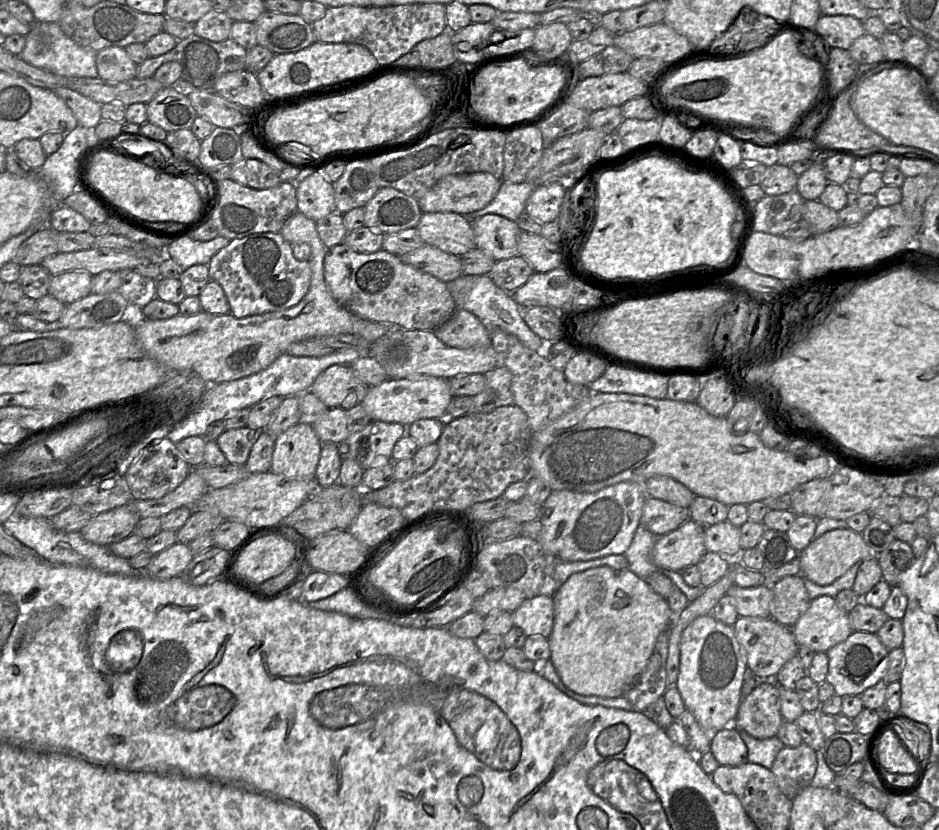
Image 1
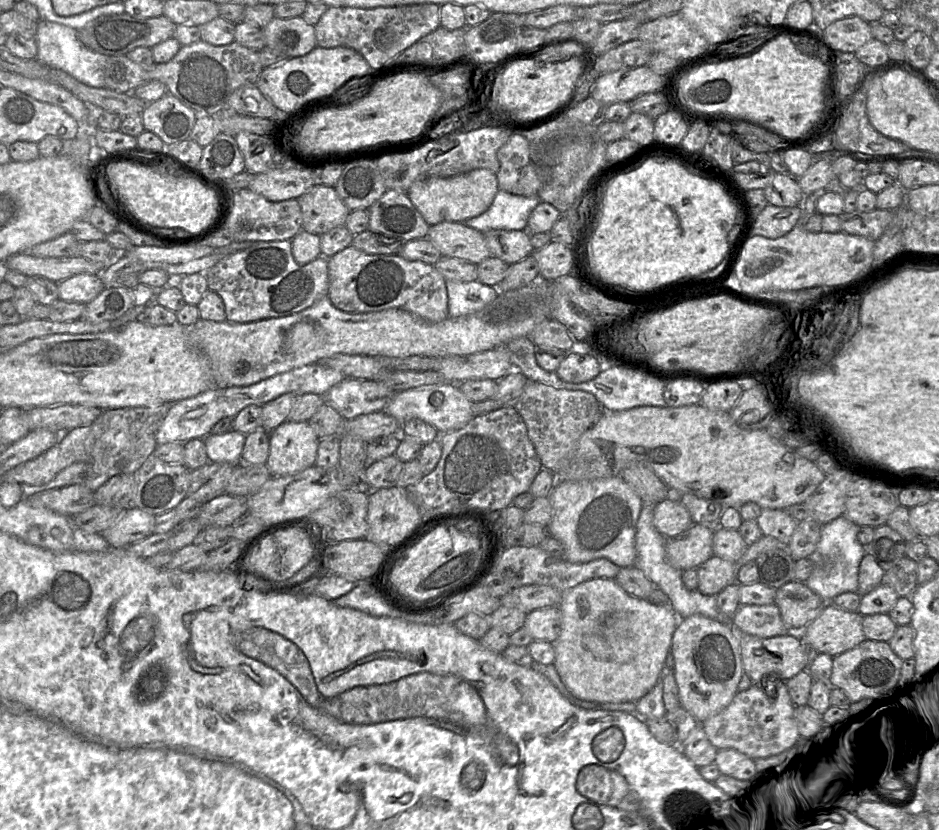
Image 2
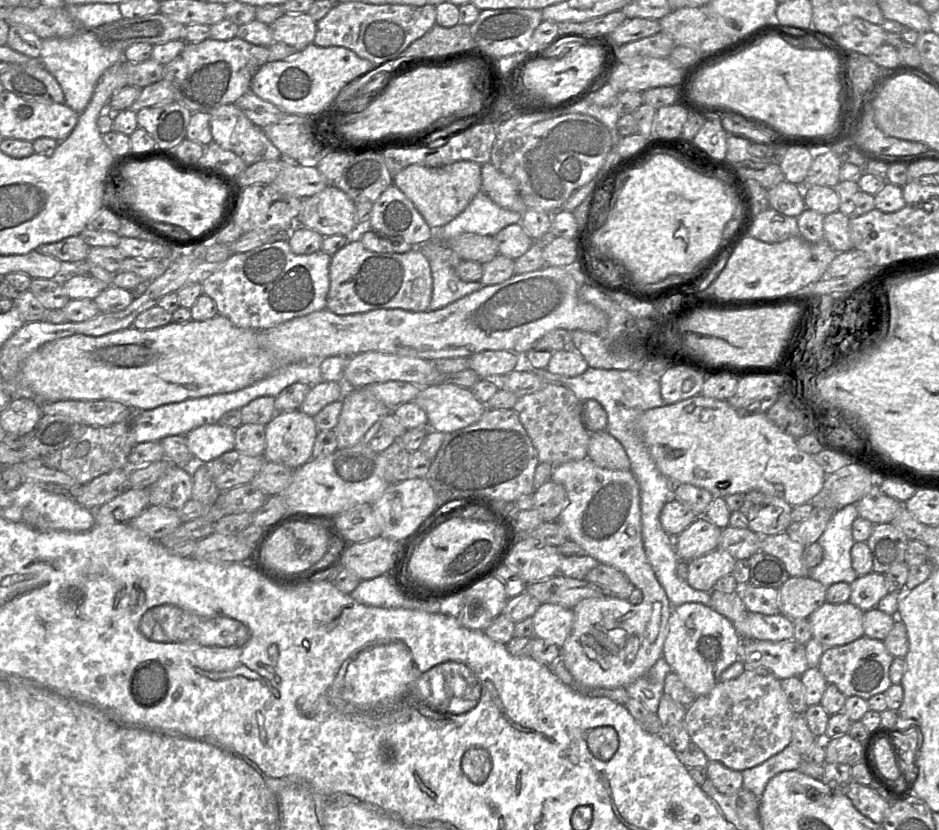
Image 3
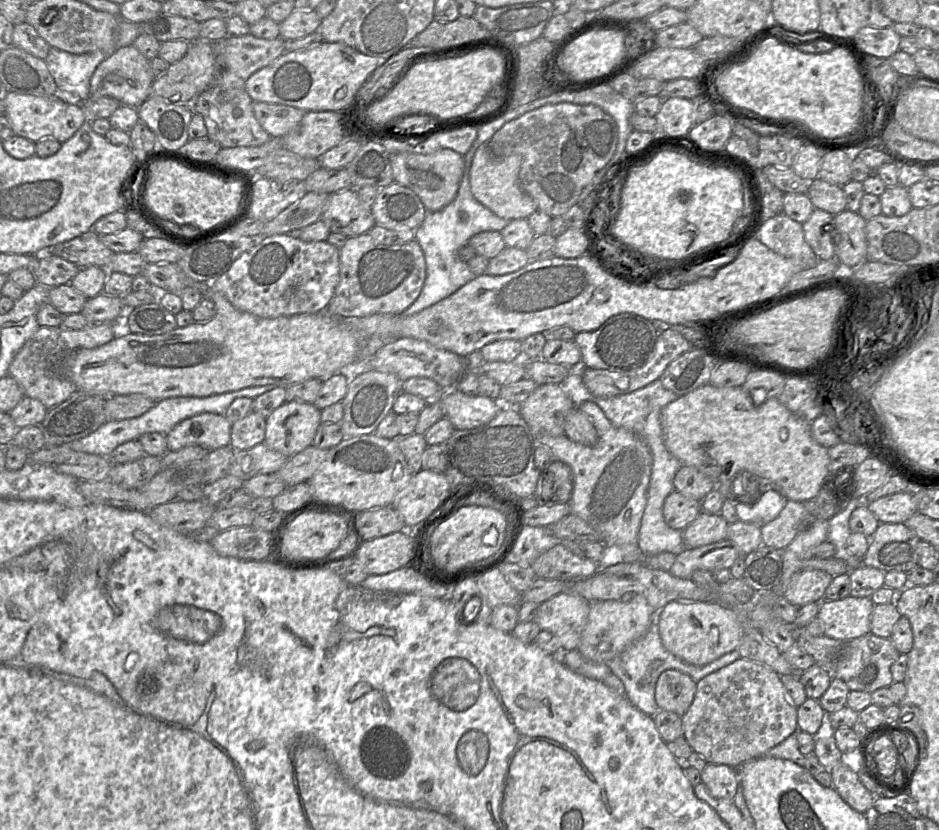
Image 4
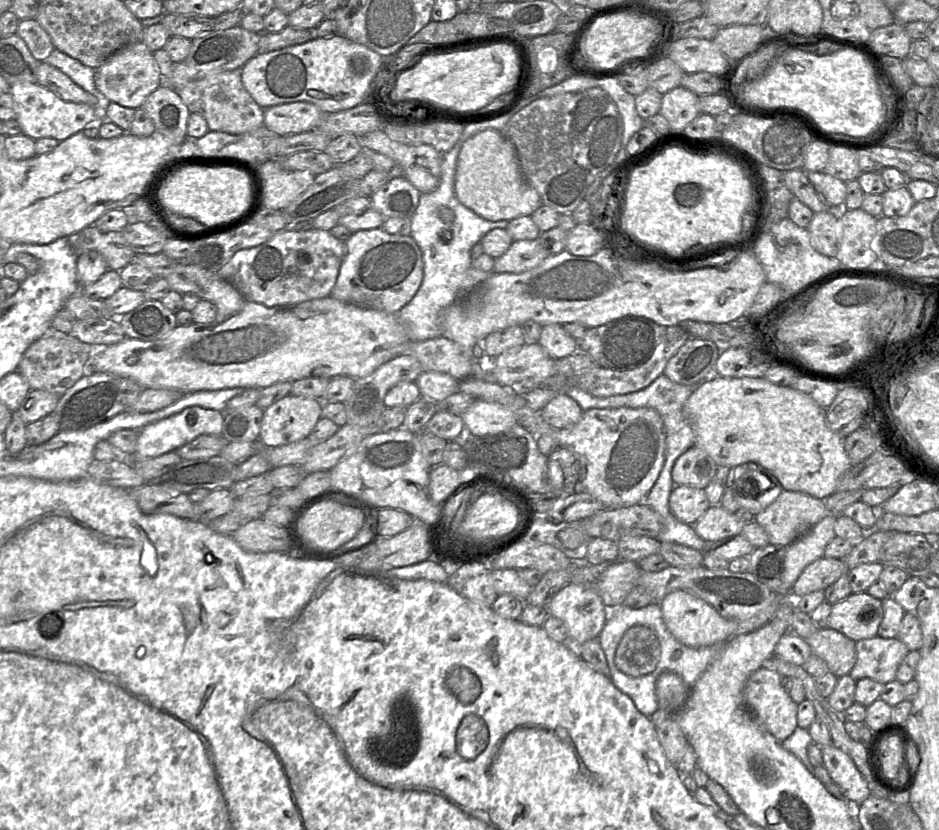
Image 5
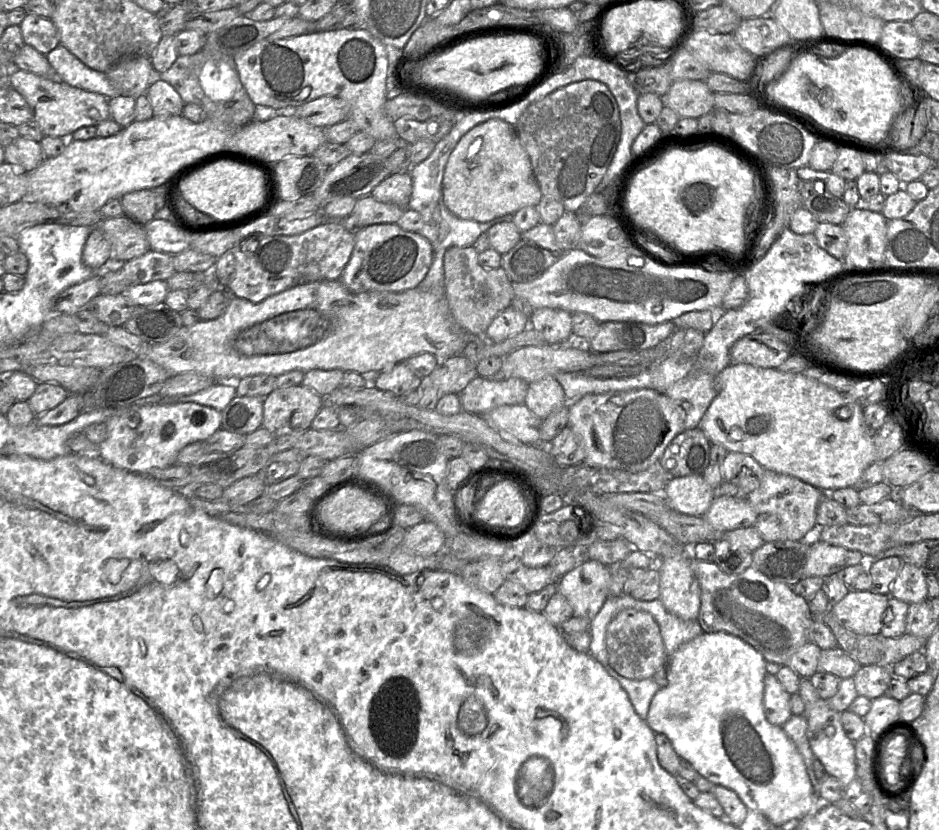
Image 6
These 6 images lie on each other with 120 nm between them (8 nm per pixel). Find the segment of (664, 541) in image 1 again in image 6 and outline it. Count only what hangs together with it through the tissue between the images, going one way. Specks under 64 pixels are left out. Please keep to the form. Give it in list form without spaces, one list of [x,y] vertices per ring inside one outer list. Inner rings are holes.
[[[717,494],[704,518],[718,532],[753,526],[758,513],[748,499]]]

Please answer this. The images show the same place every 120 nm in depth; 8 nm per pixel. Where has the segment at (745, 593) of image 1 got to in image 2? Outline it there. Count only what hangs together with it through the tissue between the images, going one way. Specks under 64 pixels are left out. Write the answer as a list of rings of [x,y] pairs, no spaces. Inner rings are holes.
[[[775,603],[767,605],[740,605],[731,619],[736,629],[761,638],[791,633],[784,625]]]

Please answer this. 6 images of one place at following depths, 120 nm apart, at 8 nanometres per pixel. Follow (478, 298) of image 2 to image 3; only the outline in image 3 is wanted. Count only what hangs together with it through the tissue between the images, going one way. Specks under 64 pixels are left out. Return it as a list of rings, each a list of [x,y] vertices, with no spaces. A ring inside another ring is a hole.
[[[429,260],[433,281],[428,310],[441,309],[484,287],[481,281],[461,280],[452,266],[440,260]]]

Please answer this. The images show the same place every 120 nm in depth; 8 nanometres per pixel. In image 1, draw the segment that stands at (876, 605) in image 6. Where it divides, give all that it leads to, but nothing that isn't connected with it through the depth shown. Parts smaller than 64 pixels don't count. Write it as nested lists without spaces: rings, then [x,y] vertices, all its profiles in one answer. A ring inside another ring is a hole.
[[[818,597],[809,602],[804,614],[791,628],[797,646],[826,653],[844,642],[853,632],[847,616],[835,605],[832,597]]]

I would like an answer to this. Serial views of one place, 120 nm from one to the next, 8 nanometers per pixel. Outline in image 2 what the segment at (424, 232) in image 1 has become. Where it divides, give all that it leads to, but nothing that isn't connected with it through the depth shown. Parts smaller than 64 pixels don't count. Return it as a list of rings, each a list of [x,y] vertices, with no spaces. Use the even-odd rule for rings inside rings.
[[[443,221],[429,227],[426,238],[443,257],[453,257],[479,264],[491,256],[485,236],[463,222]]]

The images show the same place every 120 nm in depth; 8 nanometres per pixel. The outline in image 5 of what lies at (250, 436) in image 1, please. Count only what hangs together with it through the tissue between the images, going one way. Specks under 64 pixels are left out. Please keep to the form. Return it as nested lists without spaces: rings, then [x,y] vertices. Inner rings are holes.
[[[191,406],[177,414],[146,425],[139,430],[136,450],[132,456],[128,456],[128,461],[133,464],[138,460],[155,458],[167,452],[176,451],[201,435],[220,436],[222,434],[223,419],[224,412]]]

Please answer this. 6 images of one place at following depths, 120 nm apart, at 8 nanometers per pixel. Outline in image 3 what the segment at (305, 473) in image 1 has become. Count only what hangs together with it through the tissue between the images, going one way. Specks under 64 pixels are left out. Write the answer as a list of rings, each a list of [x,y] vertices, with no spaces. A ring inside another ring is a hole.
[[[300,410],[276,413],[265,425],[264,459],[297,469],[312,459],[317,433],[313,417]]]

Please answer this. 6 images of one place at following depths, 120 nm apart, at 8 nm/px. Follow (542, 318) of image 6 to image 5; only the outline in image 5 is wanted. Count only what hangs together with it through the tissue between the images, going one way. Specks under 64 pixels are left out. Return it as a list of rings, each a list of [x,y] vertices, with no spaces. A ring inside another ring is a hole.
[[[560,324],[542,326],[538,343],[554,360],[573,355],[579,350],[579,343]]]

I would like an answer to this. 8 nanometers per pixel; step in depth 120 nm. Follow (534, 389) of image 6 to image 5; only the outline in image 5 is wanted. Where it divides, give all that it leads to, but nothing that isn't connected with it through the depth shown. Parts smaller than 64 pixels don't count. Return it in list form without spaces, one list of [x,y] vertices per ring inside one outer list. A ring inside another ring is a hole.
[[[561,392],[541,410],[541,414],[550,426],[563,429],[577,424],[582,417],[583,410],[575,400]]]

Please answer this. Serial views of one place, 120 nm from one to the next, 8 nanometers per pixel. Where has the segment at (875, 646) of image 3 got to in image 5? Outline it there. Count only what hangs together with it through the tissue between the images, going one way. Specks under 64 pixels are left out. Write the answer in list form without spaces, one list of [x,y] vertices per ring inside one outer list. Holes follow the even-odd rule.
[[[898,637],[872,638],[855,642],[856,662],[849,675],[856,682],[870,678],[881,684],[896,679],[896,671],[901,660],[909,652],[908,647]]]

